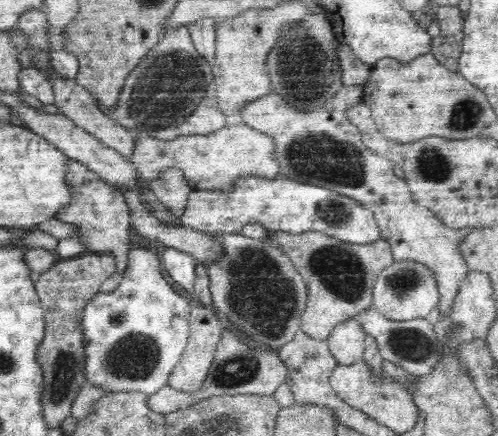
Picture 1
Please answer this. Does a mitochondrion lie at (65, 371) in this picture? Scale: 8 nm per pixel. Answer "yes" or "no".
yes

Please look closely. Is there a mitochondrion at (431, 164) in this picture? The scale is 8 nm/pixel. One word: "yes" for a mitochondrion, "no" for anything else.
yes

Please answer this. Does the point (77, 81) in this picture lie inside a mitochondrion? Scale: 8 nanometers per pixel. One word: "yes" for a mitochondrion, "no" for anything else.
no

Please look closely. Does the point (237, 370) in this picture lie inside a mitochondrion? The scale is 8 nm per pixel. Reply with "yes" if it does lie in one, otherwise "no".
yes

